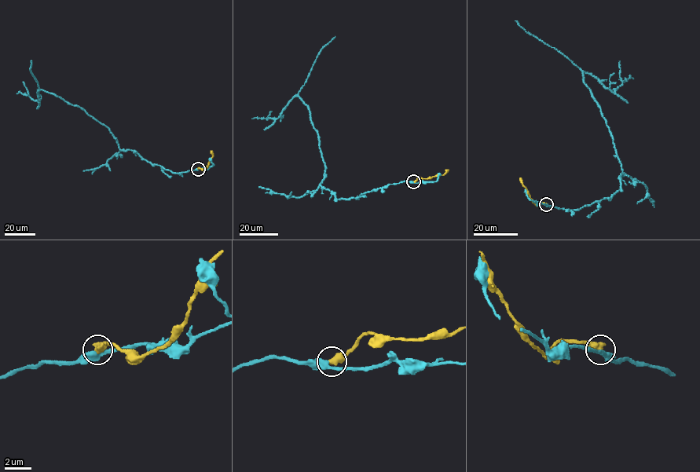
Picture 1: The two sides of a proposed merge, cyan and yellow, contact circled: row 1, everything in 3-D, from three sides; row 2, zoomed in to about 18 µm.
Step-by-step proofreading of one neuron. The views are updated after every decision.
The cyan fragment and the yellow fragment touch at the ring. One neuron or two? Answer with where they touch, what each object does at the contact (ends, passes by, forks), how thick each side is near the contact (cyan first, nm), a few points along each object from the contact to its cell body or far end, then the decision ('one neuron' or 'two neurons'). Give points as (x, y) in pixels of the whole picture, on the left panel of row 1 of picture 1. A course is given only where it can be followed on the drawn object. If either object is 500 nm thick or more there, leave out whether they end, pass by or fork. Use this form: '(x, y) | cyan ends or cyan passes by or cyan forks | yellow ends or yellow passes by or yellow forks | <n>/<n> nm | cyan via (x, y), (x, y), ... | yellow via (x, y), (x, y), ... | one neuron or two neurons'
(198, 169) | 400/600 nm | cyan via (197, 169), (172, 173), (132, 150), (121, 150), (109, 128), (77, 106), (39, 89), (30, 70), (31, 60) | yellow via (198, 168), (205, 169), (213, 155), (211, 151) | two neurons

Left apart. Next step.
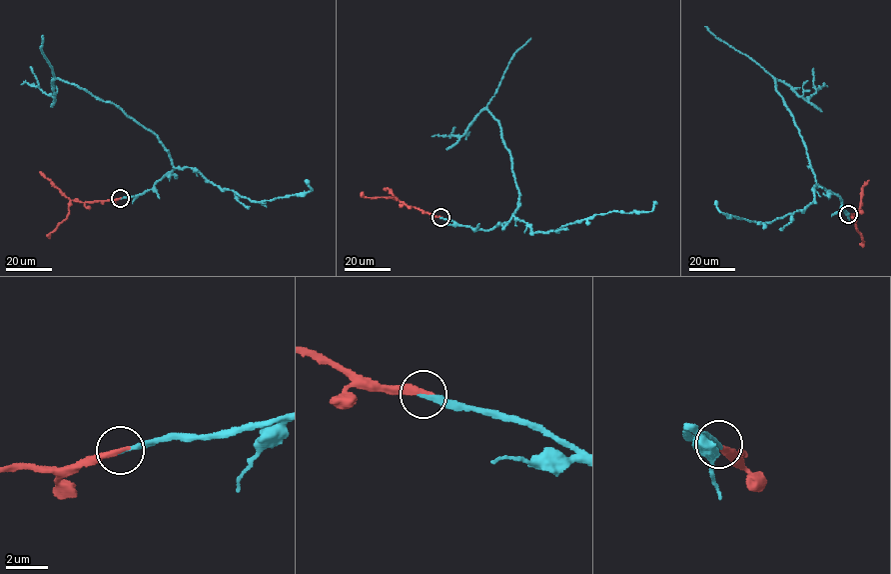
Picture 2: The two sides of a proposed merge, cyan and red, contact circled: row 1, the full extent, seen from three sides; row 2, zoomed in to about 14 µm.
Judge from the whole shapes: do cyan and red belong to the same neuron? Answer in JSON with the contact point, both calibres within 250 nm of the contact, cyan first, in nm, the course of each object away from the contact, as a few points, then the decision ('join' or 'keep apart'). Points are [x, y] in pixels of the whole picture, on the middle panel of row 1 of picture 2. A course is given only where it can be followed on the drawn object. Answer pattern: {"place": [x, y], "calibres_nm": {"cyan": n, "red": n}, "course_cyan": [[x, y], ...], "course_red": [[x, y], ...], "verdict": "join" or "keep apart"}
{"place": [441, 217], "calibres_nm": {"cyan": 220, "red": 320}, "course_cyan": [[441, 217], [487, 230], [507, 222], [517, 210], [520, 195], [509, 152], [487, 107], [513, 55], [531, 38]], "course_red": [[441, 217], [408, 206], [395, 198], [361, 195]], "verdict": "join"}

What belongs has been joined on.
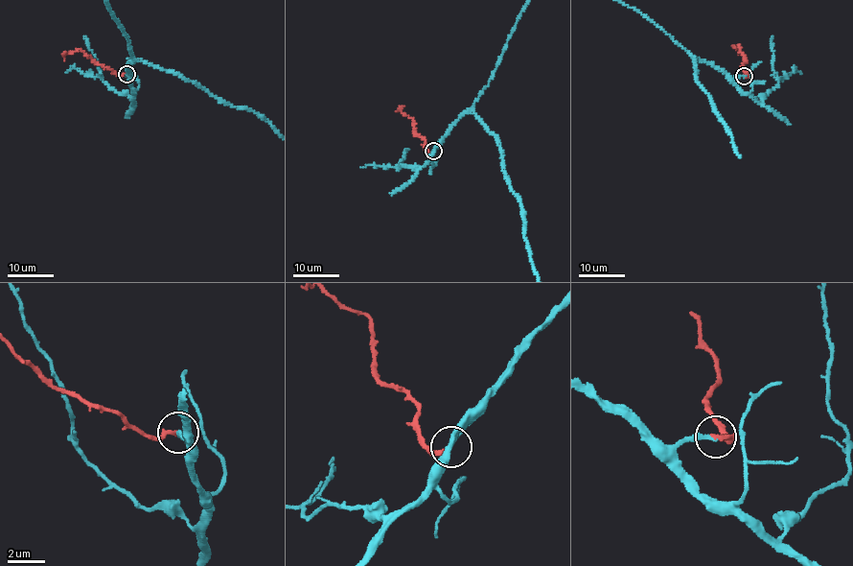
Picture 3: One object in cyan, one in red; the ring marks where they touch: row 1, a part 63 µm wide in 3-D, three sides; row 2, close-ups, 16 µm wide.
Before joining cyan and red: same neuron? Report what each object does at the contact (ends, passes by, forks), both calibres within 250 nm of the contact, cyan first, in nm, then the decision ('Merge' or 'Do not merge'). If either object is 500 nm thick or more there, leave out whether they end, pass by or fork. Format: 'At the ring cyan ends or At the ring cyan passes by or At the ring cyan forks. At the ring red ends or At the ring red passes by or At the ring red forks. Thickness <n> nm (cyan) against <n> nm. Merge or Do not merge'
At the ring cyan ends. At the ring red ends. Thickness 160 nm (cyan) against 220 nm. Merge

